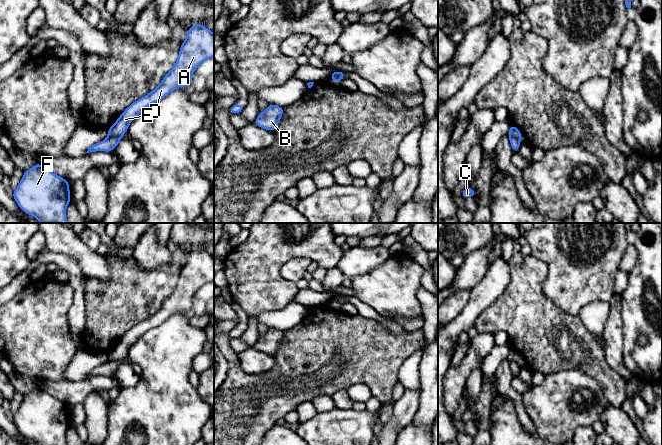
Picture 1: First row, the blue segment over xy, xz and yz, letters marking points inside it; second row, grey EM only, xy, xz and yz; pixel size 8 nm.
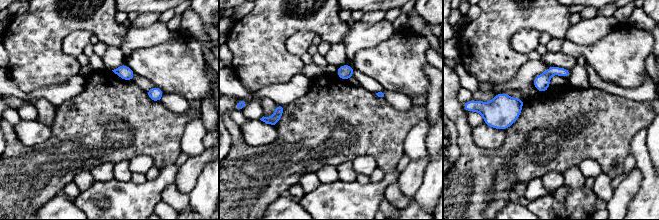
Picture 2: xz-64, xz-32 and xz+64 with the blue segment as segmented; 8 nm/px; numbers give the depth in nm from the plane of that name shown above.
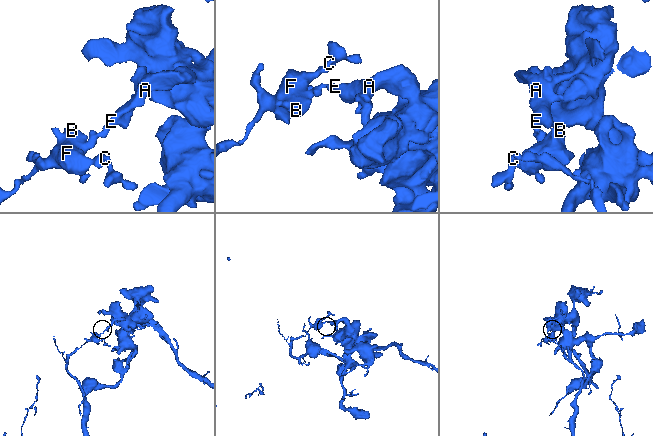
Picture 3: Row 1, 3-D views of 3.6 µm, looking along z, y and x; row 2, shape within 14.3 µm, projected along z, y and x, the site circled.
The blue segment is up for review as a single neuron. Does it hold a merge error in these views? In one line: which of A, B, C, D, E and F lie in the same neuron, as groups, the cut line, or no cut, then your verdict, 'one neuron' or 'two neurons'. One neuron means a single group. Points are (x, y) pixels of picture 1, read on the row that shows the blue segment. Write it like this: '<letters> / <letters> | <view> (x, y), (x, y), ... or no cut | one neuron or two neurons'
A D E / B C F | xz (344, 74), (342, 77), (333, 75), (331, 79) | two neurons

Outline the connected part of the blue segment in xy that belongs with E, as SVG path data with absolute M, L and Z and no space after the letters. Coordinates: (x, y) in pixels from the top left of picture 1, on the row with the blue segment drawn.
M194 24L187 30L178 58L161 83L144 97L127 107L115 123L107 129L108 137L123 138L129 124L149 105L162 100L178 87L191 85L195 69L206 59L214 58L214 33L203 24Z

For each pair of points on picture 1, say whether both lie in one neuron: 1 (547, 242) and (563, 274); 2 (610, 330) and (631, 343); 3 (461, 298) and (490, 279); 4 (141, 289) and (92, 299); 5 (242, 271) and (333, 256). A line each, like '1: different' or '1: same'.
1: same
2: different
3: different
4: same
5: same

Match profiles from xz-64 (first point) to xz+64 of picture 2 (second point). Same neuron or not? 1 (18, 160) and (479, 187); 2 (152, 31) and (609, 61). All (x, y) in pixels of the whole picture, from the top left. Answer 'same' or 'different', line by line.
1: same
2: different

